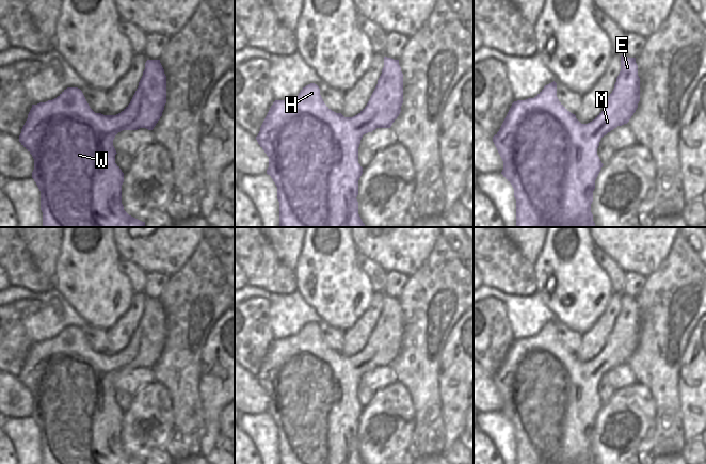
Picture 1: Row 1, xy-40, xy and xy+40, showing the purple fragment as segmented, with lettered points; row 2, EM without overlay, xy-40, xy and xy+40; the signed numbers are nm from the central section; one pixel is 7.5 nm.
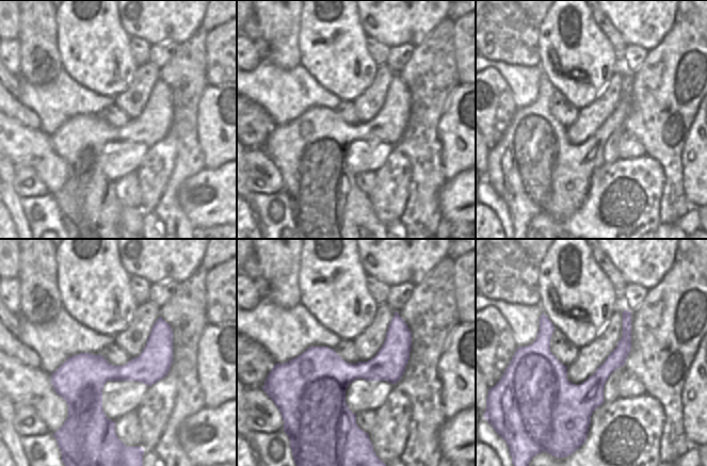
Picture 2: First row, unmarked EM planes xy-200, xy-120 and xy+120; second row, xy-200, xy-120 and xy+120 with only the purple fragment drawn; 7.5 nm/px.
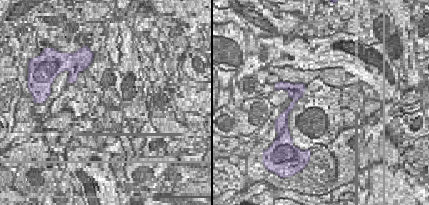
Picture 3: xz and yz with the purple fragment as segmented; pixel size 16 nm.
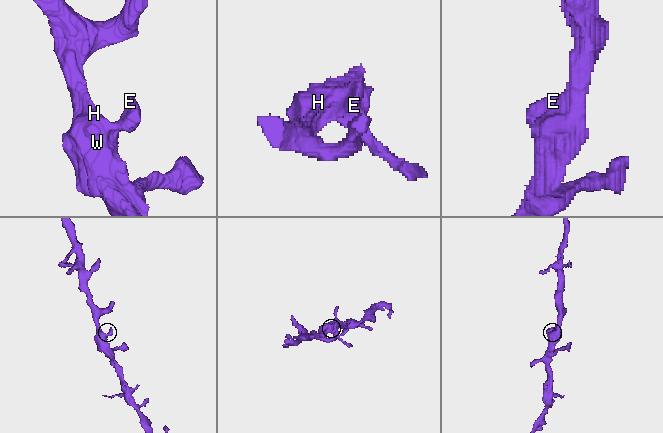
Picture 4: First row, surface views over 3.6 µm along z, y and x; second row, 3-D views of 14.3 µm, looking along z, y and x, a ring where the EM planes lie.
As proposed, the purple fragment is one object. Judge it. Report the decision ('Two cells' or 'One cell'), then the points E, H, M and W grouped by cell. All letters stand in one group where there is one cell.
One cell. Groups: E H M W

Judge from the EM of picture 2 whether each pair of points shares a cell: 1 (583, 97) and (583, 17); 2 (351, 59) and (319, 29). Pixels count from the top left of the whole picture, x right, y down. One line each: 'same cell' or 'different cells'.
1: same cell
2: same cell

